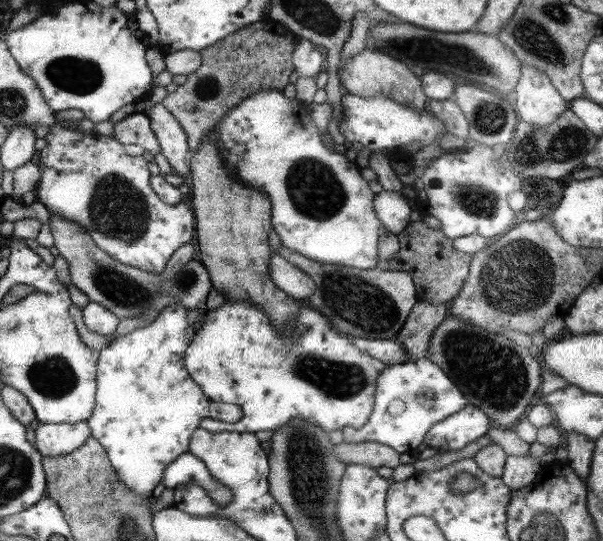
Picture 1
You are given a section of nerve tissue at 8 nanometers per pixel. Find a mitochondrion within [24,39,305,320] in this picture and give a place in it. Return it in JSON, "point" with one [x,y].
{"point":[118,209]}

